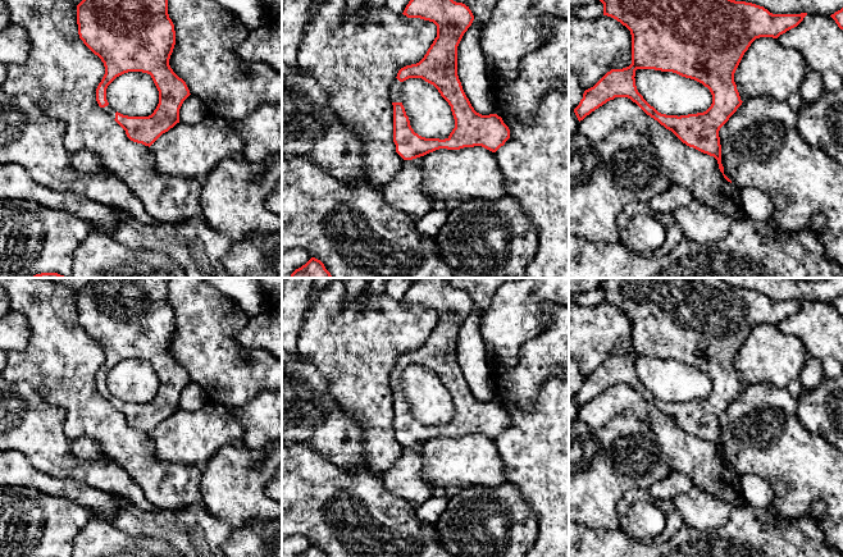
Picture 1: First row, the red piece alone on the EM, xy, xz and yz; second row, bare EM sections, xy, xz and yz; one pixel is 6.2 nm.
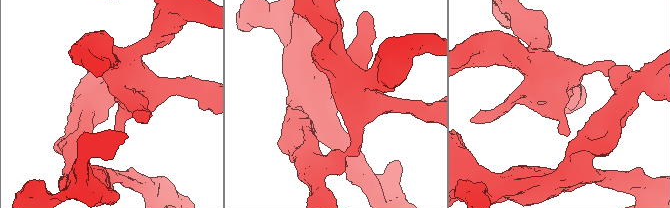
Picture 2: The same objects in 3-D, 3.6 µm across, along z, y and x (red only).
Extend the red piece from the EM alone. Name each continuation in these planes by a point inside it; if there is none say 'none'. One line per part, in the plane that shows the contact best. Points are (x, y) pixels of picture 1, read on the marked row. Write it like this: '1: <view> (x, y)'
1: xz (396, 86)

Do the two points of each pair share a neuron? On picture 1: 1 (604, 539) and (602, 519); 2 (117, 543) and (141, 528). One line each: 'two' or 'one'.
1: two
2: two

